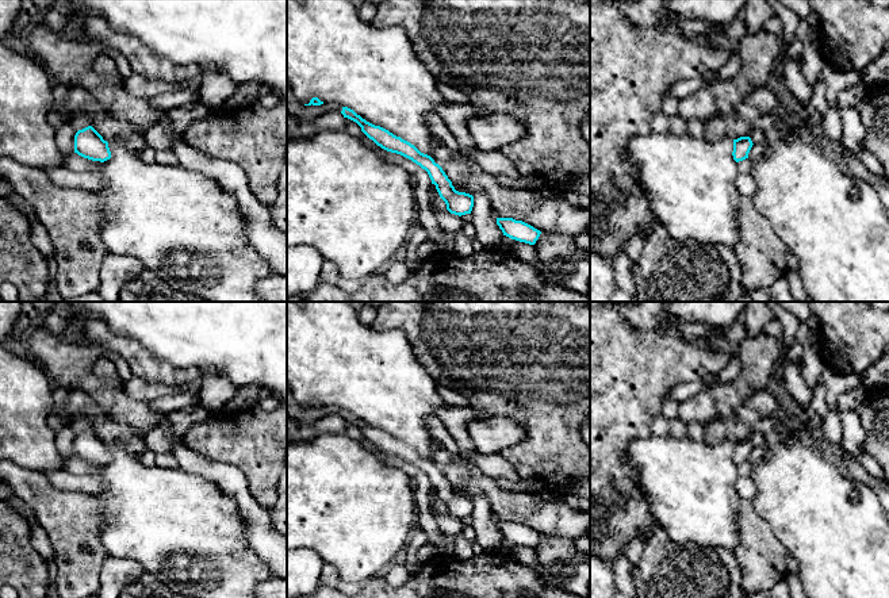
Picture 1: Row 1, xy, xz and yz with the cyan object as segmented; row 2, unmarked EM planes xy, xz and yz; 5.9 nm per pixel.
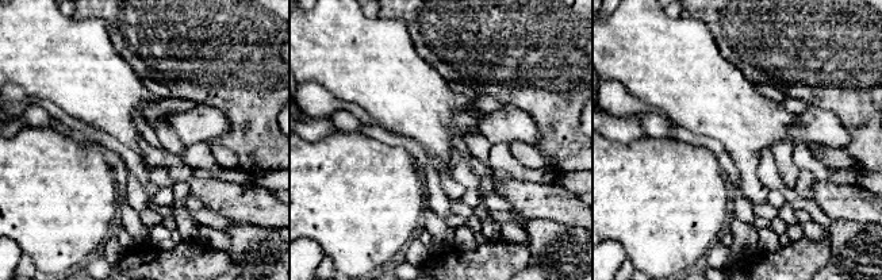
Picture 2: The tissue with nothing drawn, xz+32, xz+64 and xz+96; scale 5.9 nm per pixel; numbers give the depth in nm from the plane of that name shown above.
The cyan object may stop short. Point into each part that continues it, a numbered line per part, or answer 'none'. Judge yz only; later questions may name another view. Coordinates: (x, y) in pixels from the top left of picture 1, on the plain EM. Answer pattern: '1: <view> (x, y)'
none

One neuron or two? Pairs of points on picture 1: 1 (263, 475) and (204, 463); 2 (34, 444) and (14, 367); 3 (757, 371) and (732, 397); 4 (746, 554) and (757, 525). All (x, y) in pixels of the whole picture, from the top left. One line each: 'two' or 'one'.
1: two
2: one
3: one
4: one

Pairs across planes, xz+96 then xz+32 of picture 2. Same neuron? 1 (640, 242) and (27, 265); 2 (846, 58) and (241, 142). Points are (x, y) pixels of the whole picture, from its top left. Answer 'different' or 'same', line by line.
1: different
2: same

